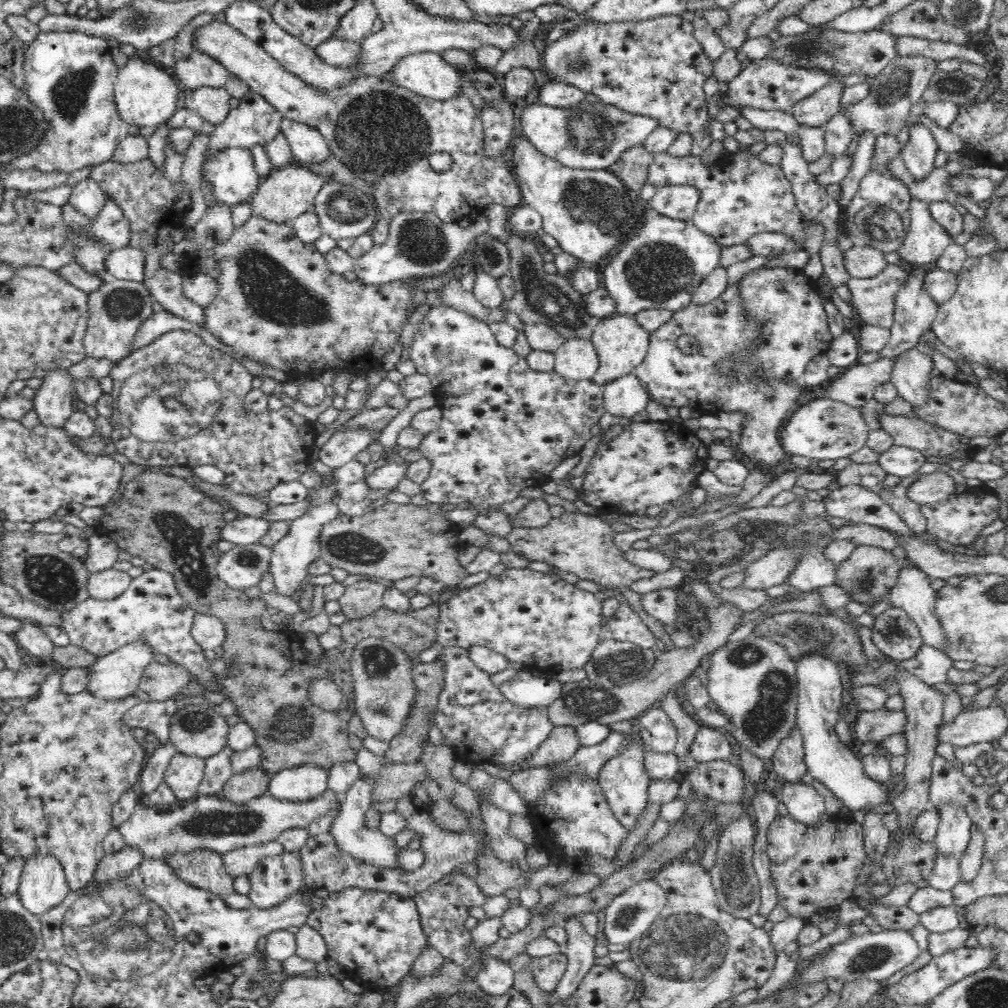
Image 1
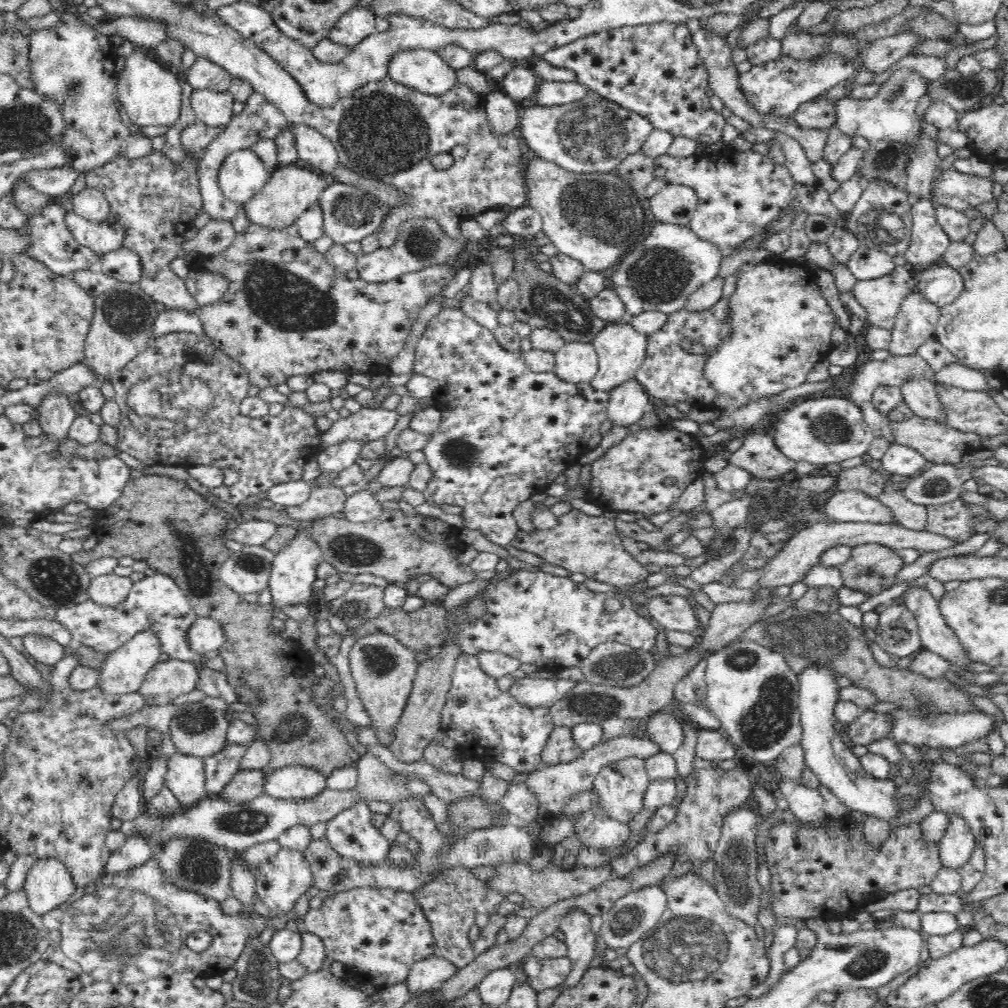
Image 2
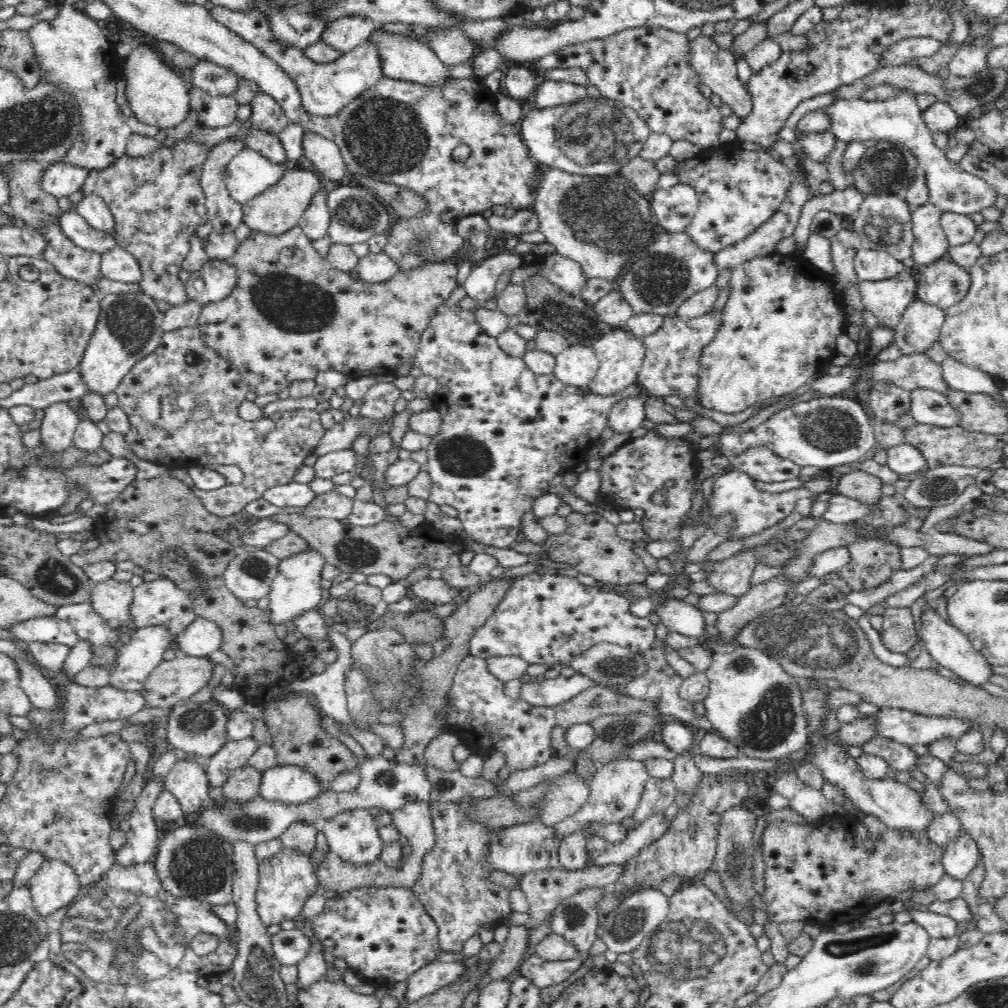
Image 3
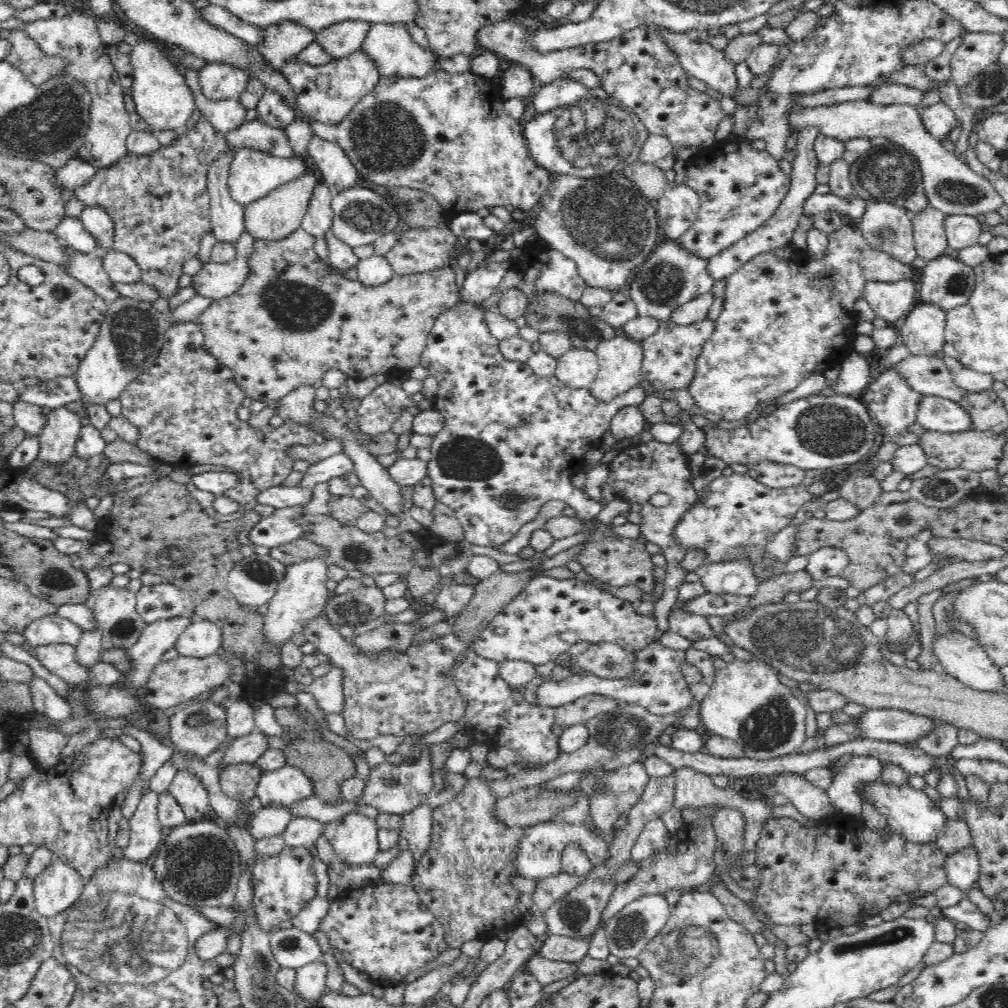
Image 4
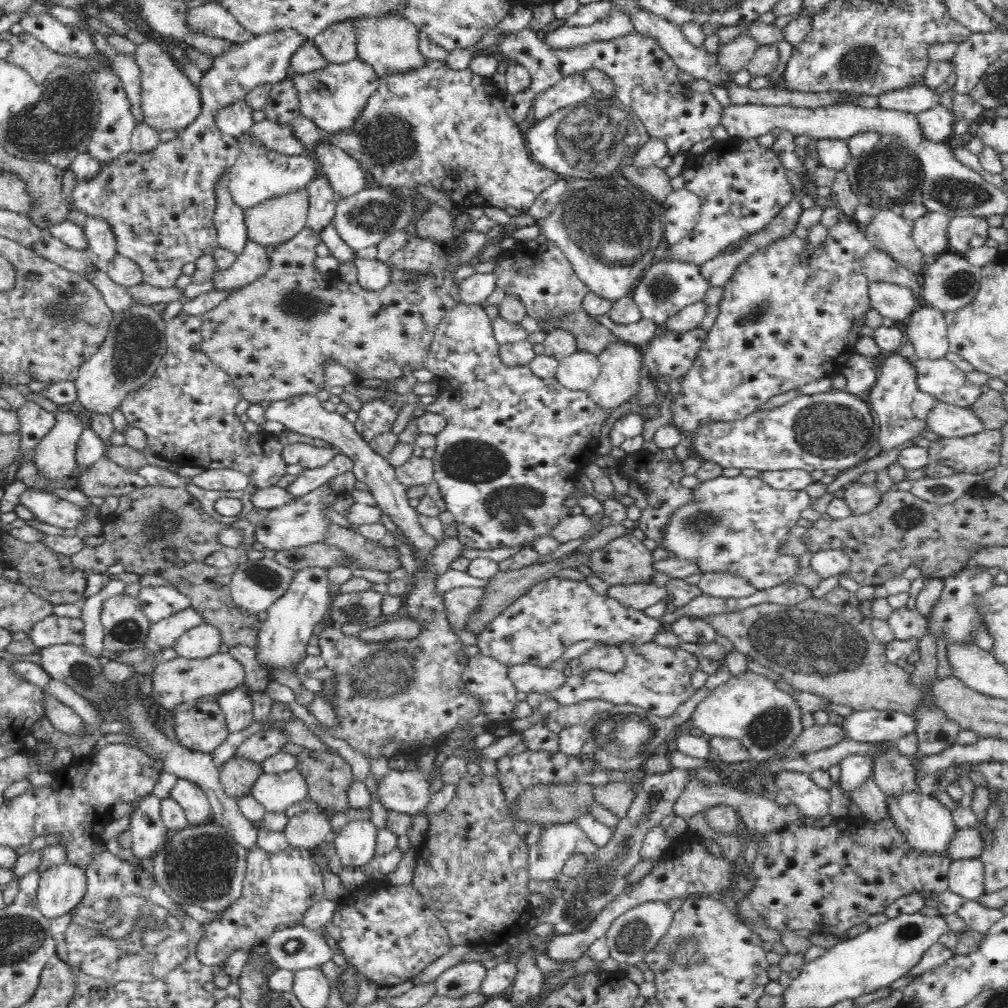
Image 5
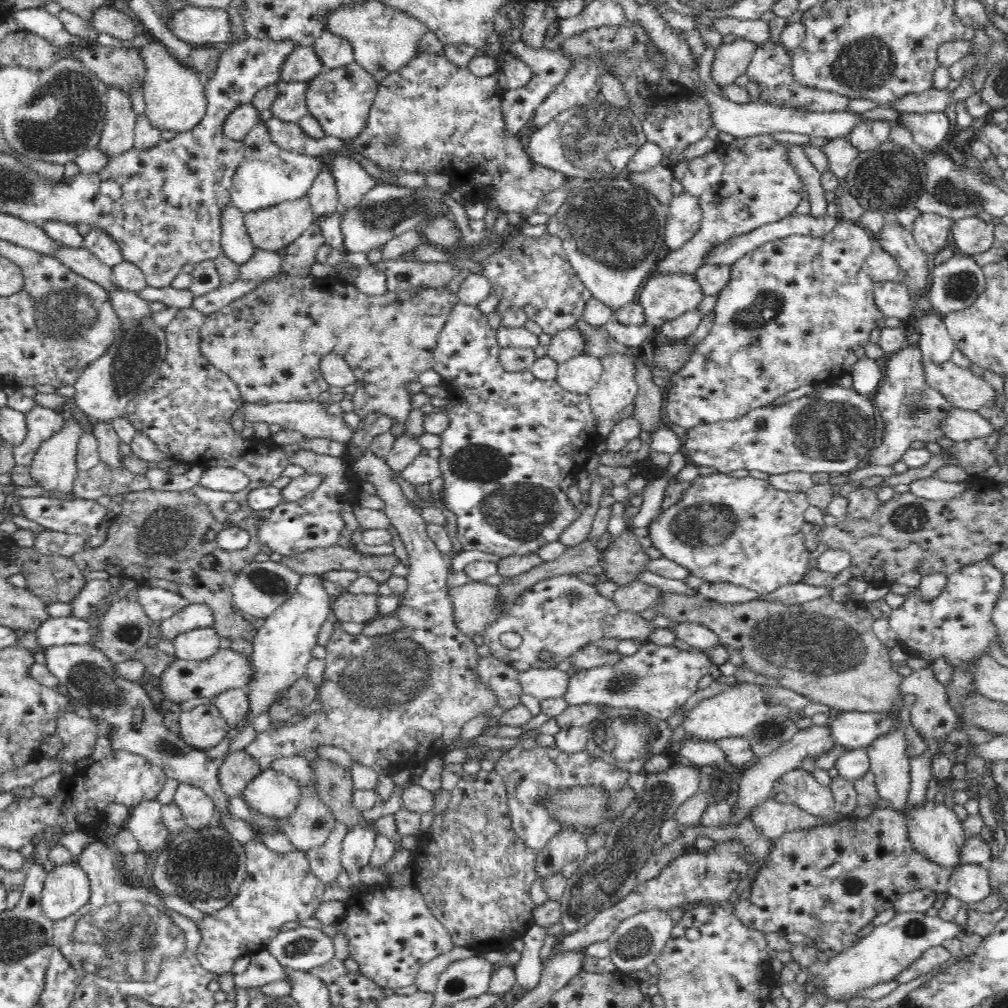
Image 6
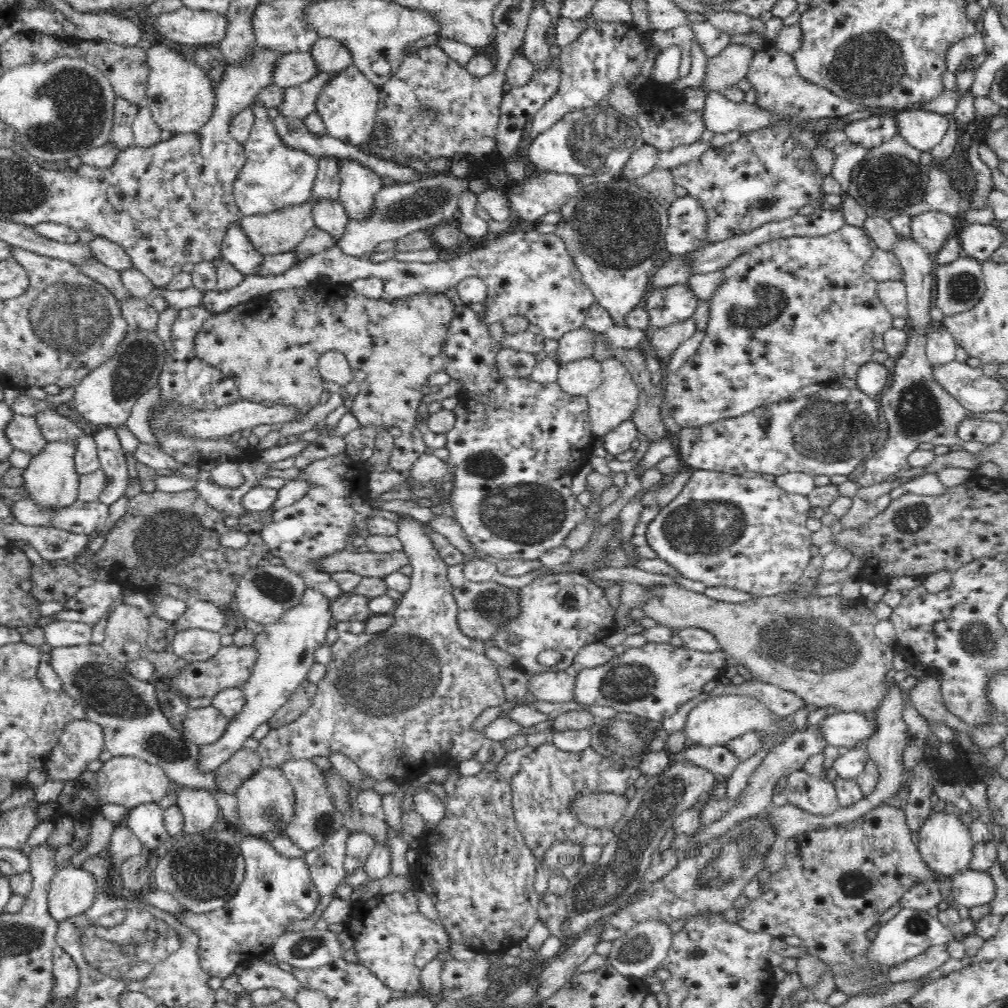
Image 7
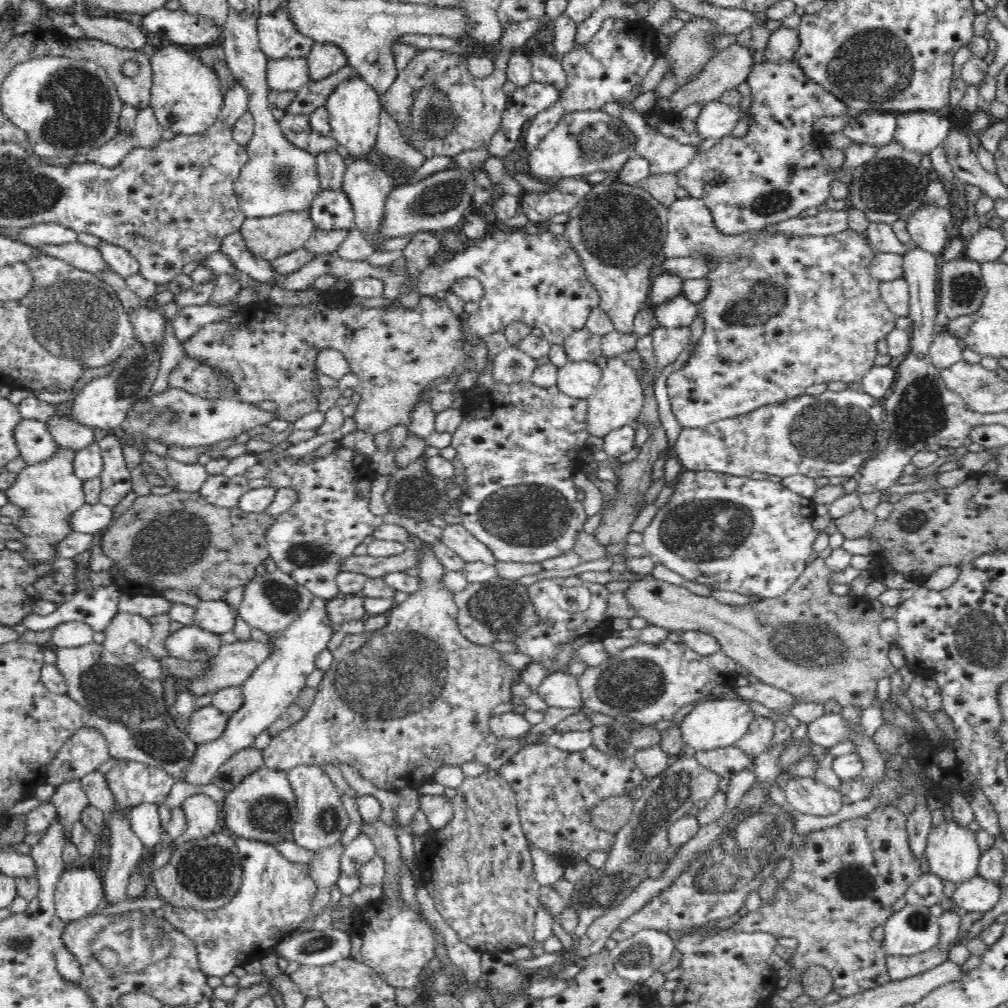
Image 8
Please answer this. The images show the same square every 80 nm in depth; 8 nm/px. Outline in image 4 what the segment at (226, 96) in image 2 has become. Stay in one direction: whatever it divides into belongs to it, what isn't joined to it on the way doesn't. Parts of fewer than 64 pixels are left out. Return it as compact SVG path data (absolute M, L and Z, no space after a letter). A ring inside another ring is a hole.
M180 69L180 72L186 77L186 82L192 89L192 95L196 99L196 109L202 112L205 120L208 120L217 132L230 133L247 122L247 108L242 105L240 97L228 100L208 100L198 82L198 71Z

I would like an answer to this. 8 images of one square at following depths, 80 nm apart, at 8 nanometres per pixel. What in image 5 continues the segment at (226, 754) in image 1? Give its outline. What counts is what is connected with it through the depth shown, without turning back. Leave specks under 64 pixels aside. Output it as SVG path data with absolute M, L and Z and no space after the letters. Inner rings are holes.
M263 728L246 739L234 756L246 758L261 765L264 760L282 752L284 745L290 742L288 735L282 731Z

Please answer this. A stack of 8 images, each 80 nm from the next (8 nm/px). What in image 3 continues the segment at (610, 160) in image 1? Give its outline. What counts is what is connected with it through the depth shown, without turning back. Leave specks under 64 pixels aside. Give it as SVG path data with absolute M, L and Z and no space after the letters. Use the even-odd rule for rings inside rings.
M600 92L594 98L584 96L570 104L532 109L522 118L518 129L537 164L584 176L619 173L624 164L639 156L652 134L636 111L604 98Z

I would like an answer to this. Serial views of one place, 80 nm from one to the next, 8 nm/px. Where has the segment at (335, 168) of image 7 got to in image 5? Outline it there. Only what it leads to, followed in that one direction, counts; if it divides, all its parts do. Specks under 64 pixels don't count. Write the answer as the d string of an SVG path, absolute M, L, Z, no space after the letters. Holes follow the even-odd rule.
M326 175L311 180L307 186L307 191L309 212L306 227L321 233L327 224L333 222L338 197Z

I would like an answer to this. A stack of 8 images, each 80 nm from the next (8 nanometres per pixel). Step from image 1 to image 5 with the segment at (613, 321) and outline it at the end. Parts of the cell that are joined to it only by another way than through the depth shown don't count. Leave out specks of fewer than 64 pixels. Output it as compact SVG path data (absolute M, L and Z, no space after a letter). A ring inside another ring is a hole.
M619 341L608 346L598 358L601 366L598 380L586 391L600 408L618 408L638 392L643 357L636 345Z

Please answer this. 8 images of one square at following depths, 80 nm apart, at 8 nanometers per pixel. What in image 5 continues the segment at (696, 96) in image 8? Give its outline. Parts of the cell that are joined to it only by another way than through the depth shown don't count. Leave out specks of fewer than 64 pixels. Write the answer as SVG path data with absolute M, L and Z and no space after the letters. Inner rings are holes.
M740 35L733 42L724 44L717 53L720 73L734 75L746 68L759 46L754 38L747 35Z

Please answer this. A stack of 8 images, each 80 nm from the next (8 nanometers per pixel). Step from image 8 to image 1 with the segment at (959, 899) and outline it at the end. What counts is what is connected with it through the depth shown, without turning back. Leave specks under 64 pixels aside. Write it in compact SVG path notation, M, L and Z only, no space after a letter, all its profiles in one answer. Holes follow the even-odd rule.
M948 802L937 810L940 813L940 826L934 840L937 852L942 856L953 854L961 859L970 842L972 826L970 817L963 810L963 806L958 806L953 802Z

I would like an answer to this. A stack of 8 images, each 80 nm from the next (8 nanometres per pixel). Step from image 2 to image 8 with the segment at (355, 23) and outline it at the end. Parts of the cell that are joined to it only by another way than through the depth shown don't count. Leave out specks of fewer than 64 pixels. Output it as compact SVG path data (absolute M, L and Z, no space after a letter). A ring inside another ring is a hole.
M315 42L307 58L309 81L311 82L322 80L349 65L348 57L344 55L342 49L331 43Z

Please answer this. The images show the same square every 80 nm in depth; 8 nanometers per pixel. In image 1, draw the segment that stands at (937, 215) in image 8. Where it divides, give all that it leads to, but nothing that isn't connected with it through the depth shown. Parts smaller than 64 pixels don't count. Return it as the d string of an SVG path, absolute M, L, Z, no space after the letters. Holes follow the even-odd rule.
M912 198L910 205L910 226L898 248L902 260L913 266L924 267L942 256L953 238L946 229L934 220L928 202Z

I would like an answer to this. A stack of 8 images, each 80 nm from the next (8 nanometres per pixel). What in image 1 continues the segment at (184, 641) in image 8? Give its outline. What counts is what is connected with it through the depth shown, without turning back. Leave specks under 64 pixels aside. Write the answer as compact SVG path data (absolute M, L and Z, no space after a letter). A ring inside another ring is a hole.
M197 613L191 628L191 635L202 650L216 650L220 646L226 646L225 624L214 616Z

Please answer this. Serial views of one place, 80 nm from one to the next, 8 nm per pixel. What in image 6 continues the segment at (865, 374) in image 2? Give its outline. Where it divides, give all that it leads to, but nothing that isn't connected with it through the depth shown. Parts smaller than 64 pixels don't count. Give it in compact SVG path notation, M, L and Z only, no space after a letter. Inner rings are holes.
M924 360L924 378L928 387L932 387L946 398L946 401L952 403L955 408L964 410L971 410L977 412L986 406L986 404L992 404L996 398L996 388L987 382L982 377L974 374L969 368L957 366L952 361L942 362L940 364L934 364Z

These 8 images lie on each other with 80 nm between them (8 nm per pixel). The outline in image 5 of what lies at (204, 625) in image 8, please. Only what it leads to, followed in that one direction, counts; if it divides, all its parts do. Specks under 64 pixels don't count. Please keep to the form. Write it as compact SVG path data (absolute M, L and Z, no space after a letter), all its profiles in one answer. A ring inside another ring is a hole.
M186 608L169 618L152 623L146 642L142 644L144 649L154 652L156 655L162 654L163 648L173 646L175 640L188 632L192 627L204 622L200 612L194 608Z

